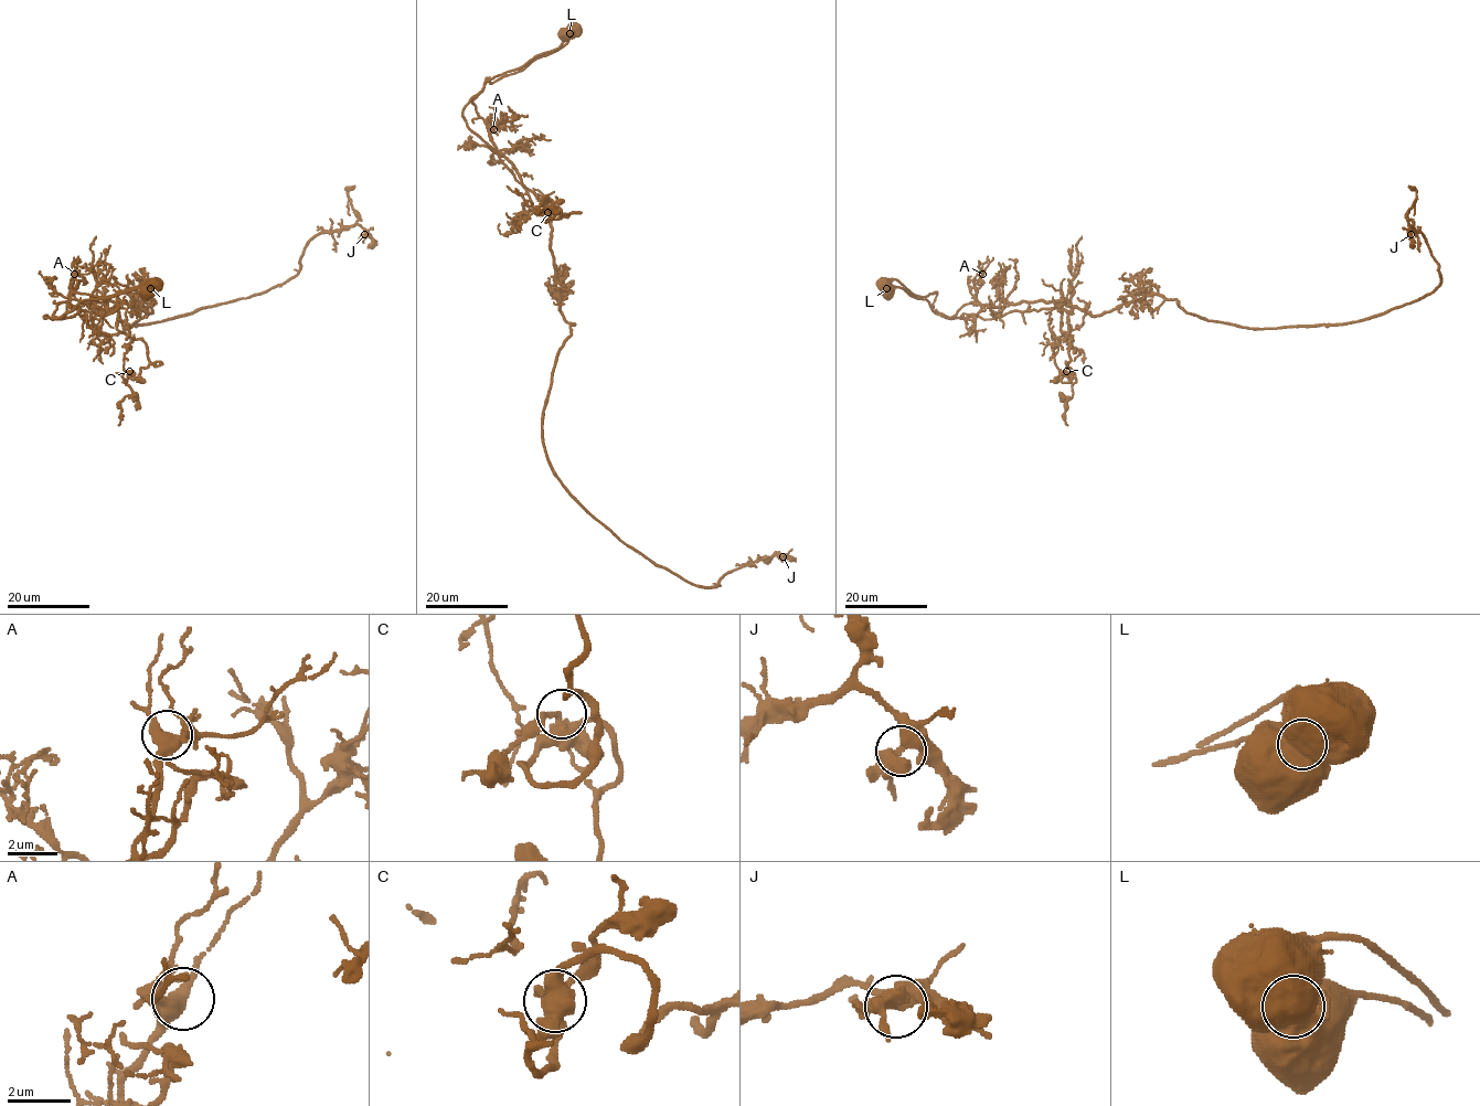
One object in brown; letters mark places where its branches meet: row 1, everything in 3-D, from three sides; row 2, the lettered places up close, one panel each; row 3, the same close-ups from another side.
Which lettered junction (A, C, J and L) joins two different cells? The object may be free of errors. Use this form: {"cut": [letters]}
{"cut": ["L"]}

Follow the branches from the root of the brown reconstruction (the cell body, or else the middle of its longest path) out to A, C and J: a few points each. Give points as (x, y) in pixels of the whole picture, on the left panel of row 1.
A: (147, 290), (139, 287), (106, 298), (87, 298), (56, 317), (53, 314), (56, 307), (68, 299), (74, 274)
C: (147, 290), (87, 298), (61, 317), (43, 317), (114, 308), (123, 329), (148, 351), (141, 382), (129, 371)
J: (147, 290), (53, 314), (139, 295), (124, 329), (172, 319), (364, 235)

